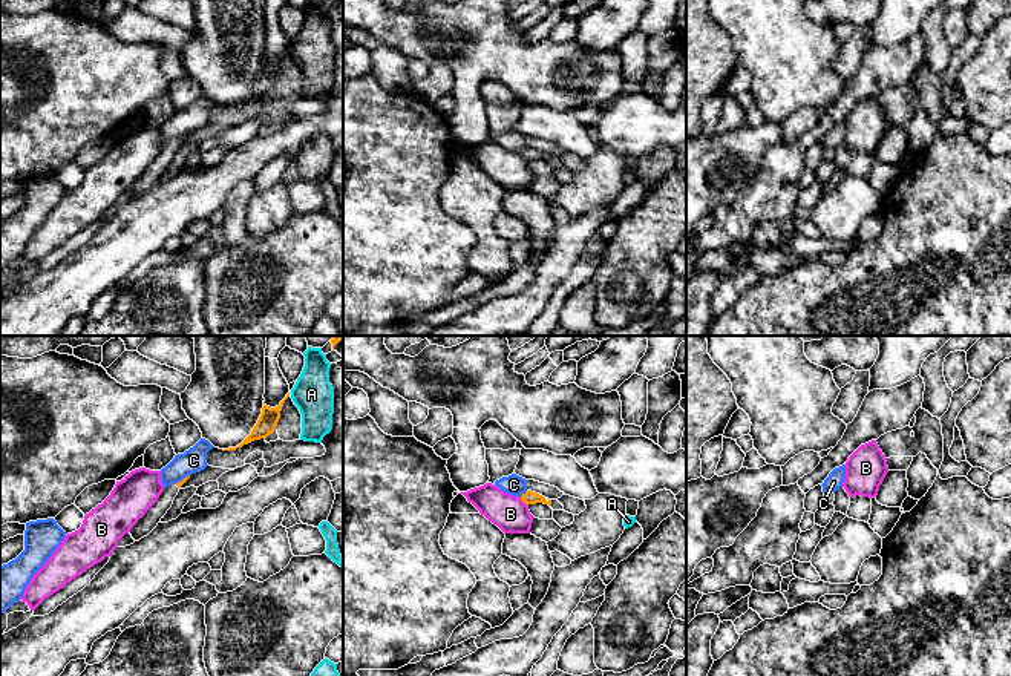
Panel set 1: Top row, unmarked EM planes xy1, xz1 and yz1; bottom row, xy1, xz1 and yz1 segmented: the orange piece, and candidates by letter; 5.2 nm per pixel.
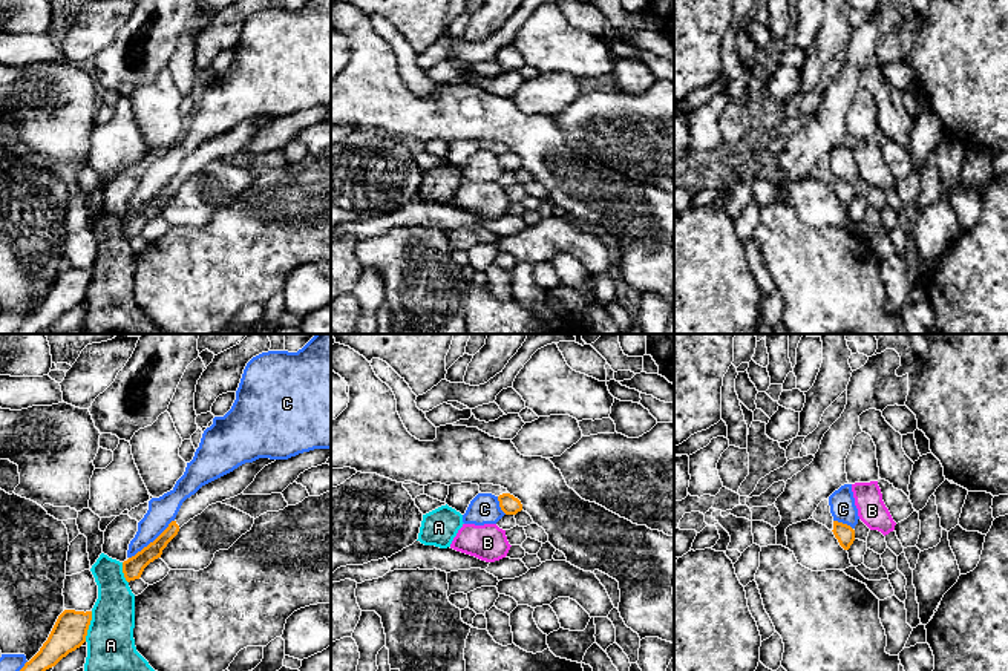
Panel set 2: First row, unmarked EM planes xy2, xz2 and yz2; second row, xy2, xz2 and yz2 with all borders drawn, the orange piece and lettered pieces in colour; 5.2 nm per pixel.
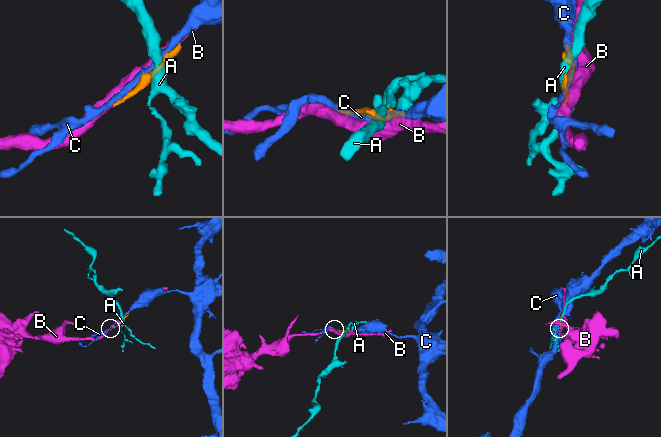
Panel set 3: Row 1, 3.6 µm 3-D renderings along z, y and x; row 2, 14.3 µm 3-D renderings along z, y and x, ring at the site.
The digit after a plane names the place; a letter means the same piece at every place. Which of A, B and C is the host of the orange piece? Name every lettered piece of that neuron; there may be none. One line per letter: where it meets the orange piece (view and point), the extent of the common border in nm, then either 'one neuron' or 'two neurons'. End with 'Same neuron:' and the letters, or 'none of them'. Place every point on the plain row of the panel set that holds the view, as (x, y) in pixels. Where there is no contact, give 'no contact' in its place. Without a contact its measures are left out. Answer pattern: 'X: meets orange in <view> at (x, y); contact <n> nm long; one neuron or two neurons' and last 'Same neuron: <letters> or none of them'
A: meets orange in xy2 at (88, 284); contact 170 nm long; two neurons
B: meets orange in xz1 at (523, 157); contact 70 nm long; two neurons
C: meets orange in xy2 at (150, 199); contact 320 nm long; two neurons
Same neuron: none of them

